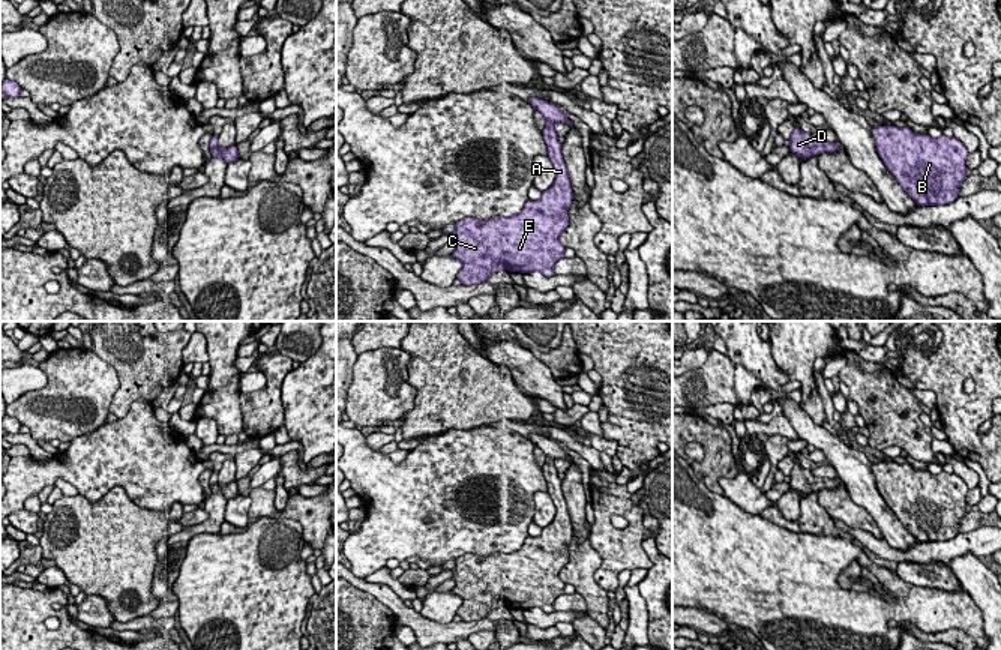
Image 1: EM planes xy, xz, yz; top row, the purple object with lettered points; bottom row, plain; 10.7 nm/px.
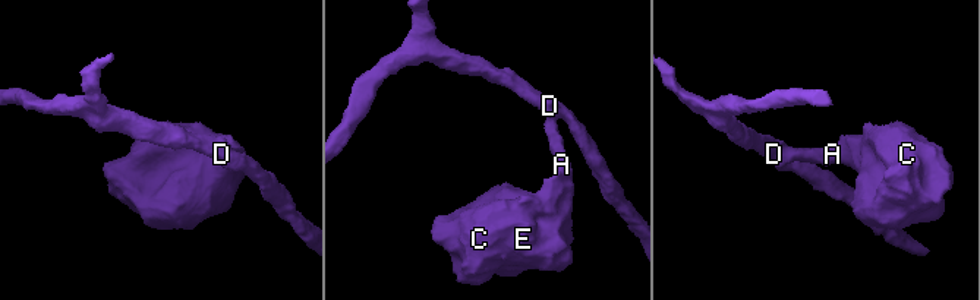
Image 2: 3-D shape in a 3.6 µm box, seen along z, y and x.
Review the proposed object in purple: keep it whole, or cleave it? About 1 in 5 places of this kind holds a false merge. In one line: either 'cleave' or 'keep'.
keep

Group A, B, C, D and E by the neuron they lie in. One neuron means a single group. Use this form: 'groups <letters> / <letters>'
groups A B C D E

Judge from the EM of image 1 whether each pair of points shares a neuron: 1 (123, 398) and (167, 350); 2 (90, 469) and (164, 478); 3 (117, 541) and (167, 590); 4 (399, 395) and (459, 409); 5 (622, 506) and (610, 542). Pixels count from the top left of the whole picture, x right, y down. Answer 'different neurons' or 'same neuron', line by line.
1: same neuron
2: same neuron
3: different neurons
4: different neurons
5: same neuron

